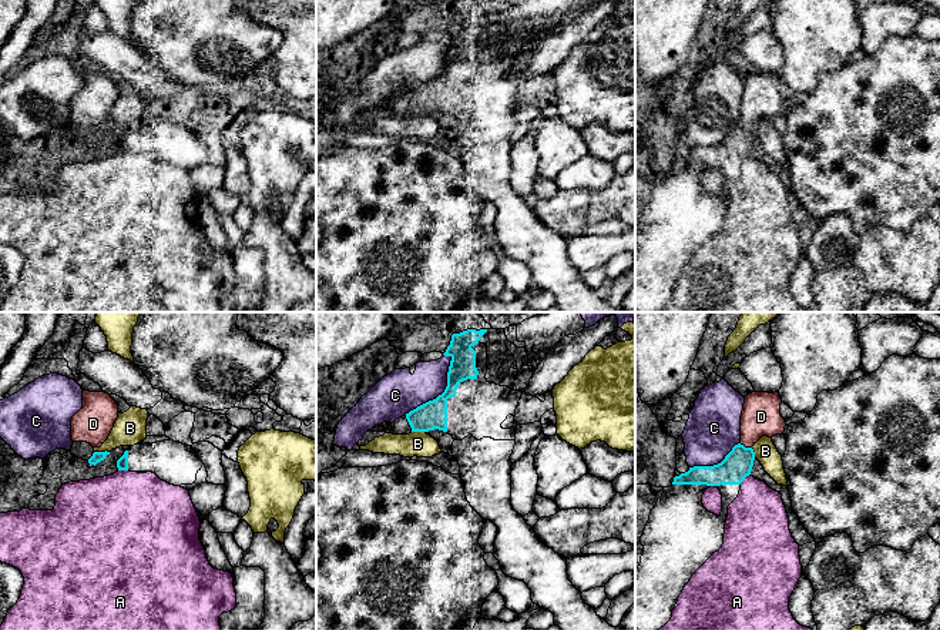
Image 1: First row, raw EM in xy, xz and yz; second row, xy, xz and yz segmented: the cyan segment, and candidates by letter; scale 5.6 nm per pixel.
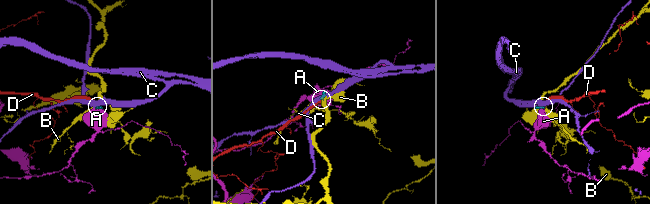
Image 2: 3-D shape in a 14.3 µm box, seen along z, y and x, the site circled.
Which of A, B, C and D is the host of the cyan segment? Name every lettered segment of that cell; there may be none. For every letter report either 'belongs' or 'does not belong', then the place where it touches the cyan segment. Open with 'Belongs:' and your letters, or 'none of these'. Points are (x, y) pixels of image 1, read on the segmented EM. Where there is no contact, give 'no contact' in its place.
Belongs: D
A: does not belong | yz (744, 478)
B: does not belong | xy (101, 452)
C: does not belong | xz (443, 392)
D: belongs | yz (744, 446)

